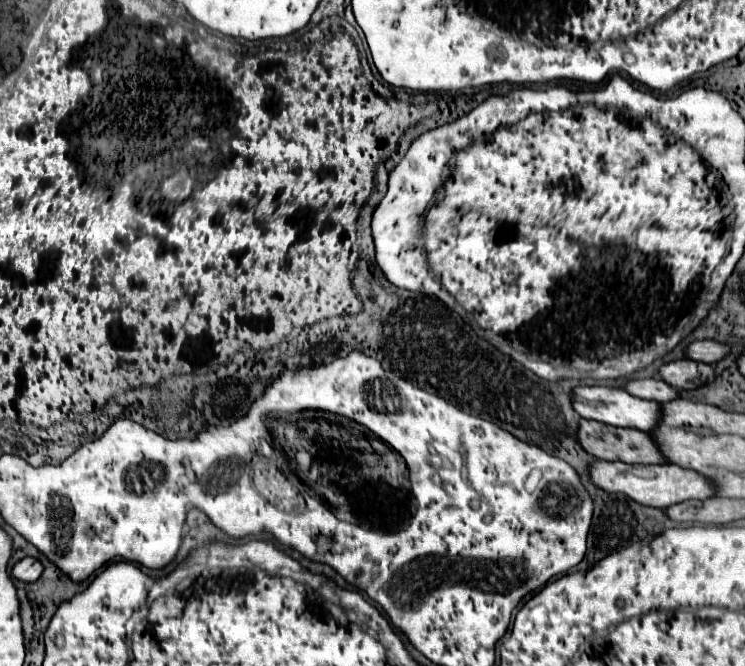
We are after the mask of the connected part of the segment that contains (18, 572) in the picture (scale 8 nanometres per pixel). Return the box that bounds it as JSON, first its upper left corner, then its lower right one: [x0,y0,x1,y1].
[13,558,43,582]

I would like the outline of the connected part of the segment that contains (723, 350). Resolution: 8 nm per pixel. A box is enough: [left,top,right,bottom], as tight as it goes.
[685,340,729,364]

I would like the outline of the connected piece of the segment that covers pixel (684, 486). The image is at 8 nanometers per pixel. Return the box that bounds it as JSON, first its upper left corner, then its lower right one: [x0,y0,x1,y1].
[589,460,713,508]

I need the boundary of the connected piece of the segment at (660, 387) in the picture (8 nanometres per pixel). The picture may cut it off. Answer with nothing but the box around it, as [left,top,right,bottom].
[625,378,677,402]

